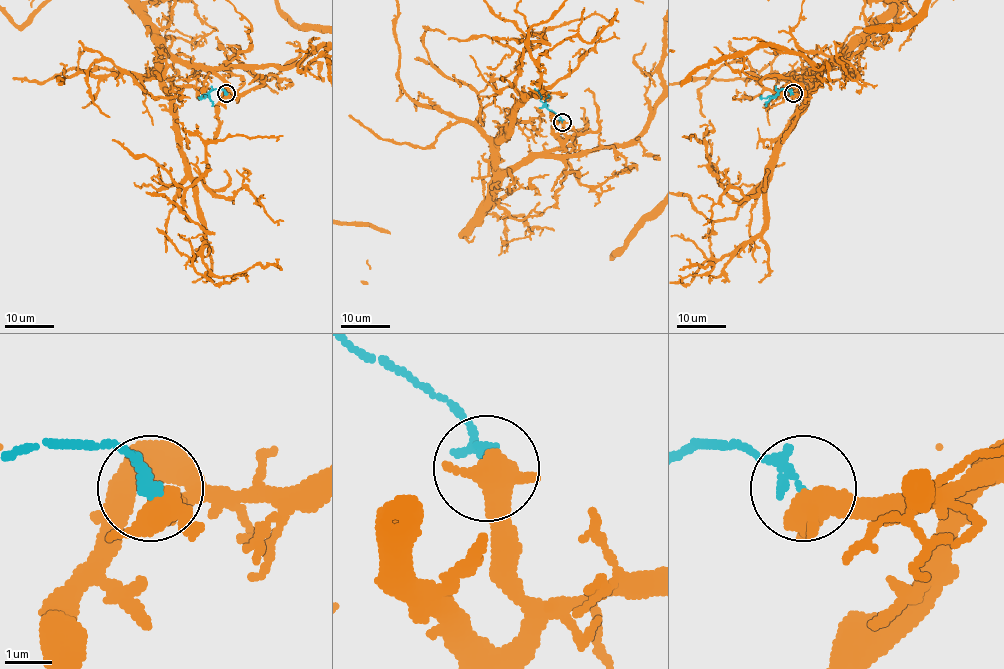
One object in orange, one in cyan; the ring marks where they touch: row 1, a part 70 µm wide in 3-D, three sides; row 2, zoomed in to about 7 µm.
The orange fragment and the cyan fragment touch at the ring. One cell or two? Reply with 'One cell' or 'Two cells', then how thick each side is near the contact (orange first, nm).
Two cells. Thickness 480 nm (orange) against 200 nm

